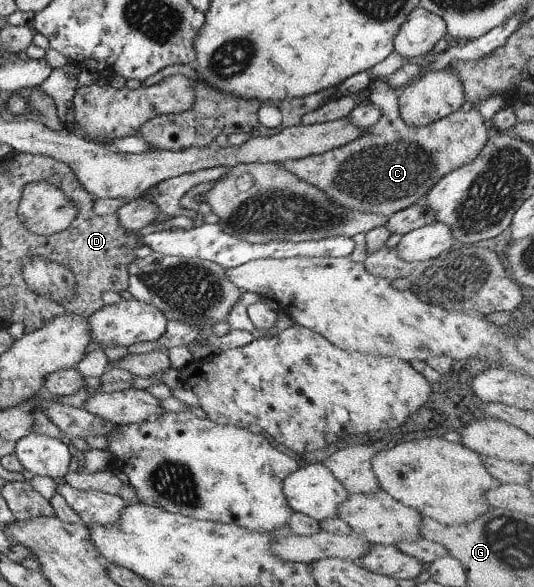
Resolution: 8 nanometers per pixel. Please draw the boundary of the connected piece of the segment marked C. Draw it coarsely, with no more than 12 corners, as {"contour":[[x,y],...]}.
{"contour":[[467,107],[426,126],[382,116],[282,166],[334,204],[390,217],[472,163],[491,131]]}

